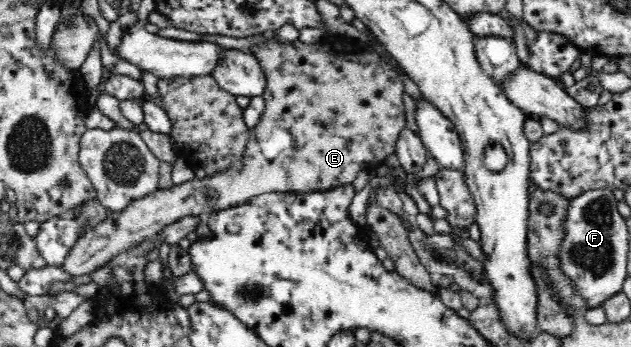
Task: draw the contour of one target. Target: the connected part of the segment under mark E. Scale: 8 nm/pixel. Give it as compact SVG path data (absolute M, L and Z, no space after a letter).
M276 34L264 37L260 44L250 46L250 53L258 59L266 81L262 94L266 110L262 120L252 130L245 167L237 174L228 171L222 175L206 176L201 181L192 179L181 185L174 184L168 190L157 189L140 200L132 201L120 214L102 223L96 231L90 231L86 236L77 239L60 264L66 274L90 274L119 250L144 238L156 240L165 226L174 224L178 218L184 216L217 213L242 206L266 192L309 193L350 185L360 170L367 169L372 164L380 165L389 154L395 152L398 132L405 125L402 98L404 85L391 65L381 60L379 53L358 50L358 58L352 60L336 52L336 44L304 44L297 40L285 45L278 42Z

